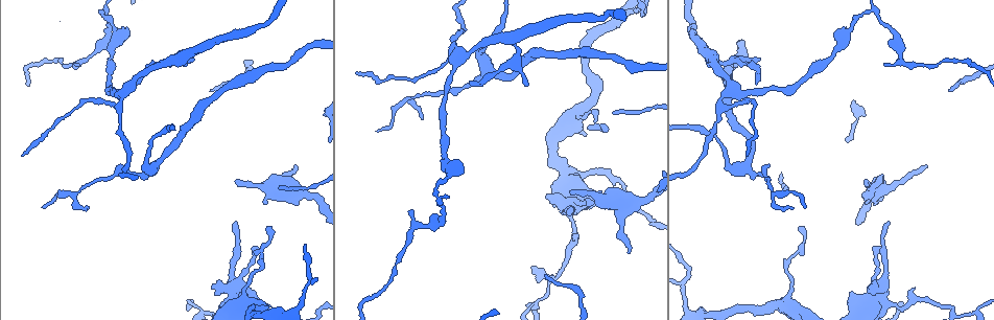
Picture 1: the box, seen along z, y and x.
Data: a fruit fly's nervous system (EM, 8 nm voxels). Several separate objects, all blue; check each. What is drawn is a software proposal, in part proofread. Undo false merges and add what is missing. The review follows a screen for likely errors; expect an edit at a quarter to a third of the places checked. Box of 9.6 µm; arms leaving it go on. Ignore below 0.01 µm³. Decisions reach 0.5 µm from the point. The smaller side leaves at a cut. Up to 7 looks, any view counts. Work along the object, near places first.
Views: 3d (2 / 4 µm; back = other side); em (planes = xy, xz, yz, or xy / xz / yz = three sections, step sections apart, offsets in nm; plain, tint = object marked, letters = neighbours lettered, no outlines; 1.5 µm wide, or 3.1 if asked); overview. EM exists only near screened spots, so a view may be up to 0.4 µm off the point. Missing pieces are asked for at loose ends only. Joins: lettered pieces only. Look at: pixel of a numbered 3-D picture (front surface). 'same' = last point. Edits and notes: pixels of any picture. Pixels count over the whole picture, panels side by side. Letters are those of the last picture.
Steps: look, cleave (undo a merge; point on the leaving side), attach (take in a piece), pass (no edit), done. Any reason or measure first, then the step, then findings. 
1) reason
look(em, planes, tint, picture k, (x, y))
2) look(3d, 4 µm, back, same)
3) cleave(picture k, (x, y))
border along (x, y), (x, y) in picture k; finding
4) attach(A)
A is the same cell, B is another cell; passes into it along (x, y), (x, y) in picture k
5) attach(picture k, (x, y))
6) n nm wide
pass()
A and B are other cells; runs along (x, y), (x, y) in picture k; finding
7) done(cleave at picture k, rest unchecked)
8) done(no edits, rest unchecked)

narrows sharply
look(em, xy, step 4, letters, picture 1, (445, 156))

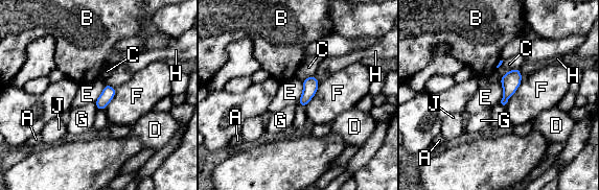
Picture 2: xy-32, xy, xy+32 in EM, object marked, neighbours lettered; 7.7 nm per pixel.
pass()
A, B, C, D, E, F, G, H and J are other cells; border along (523, 78), (515, 92), (504, 105) in picture 2; one cell here

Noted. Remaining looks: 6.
free end
look(3d, 4 µm, picture 1, (867, 182))

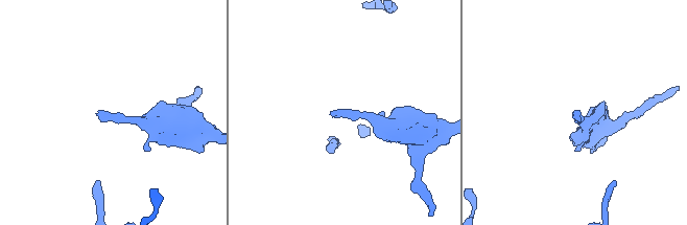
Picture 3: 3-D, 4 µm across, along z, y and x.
look(em, planes, letters, picture 3, (97, 114))

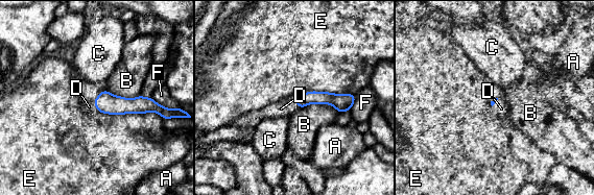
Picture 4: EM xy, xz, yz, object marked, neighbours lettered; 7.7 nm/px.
attach(D)
D is the same cell, A, B, C, E and F are other cells; it goes on there

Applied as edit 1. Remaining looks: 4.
an open end
look(em, planes, letters, picture 1, (747, 156))

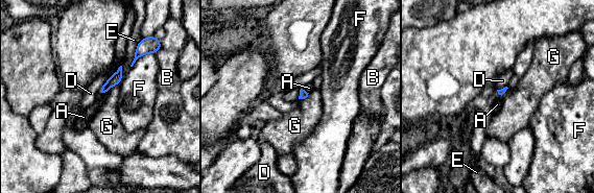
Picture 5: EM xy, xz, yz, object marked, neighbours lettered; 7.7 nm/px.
pass()
A, B, D, E, F and G are other cells; border along (119, 83), (111, 87), (103, 94) in picture 5; none of them fits

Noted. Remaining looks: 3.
done(attach at picture 4, rest unchecked)

